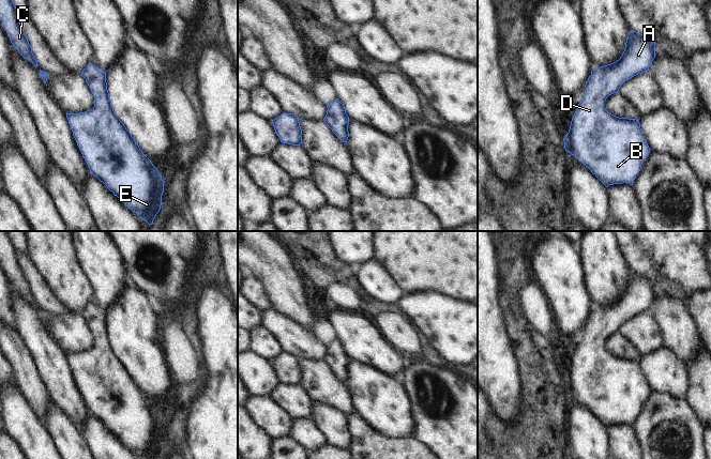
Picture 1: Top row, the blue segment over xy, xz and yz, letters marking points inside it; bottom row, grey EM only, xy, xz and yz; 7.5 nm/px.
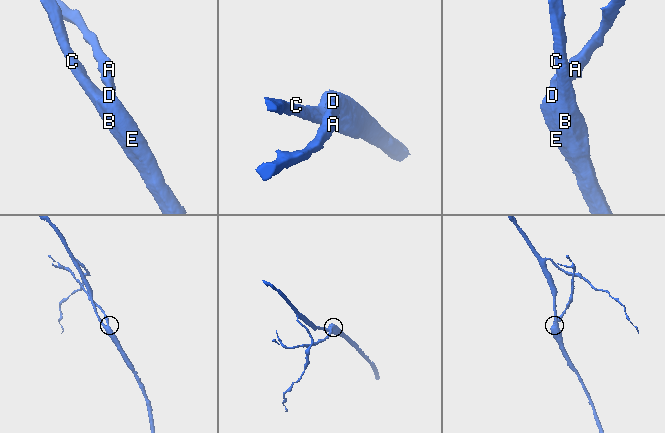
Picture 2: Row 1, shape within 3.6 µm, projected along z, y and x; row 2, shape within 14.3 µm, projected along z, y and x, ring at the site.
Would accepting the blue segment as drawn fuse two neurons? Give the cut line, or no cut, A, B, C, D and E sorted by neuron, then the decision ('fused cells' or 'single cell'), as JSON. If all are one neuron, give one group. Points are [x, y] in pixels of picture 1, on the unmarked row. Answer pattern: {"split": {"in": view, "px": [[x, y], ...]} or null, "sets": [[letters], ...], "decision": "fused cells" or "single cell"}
{"split": null, "sets": [["A", "B", "C", "D", "E"]], "decision": "single cell"}

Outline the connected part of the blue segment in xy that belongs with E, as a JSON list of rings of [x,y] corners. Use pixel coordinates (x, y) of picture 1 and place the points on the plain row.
[[[89,302],[81,316],[94,336],[94,347],[79,353],[66,352],[66,357],[91,414],[103,422],[125,446],[139,457],[154,459],[161,449],[164,420],[158,410],[142,393],[131,372],[115,353],[107,330],[106,311],[105,308],[97,308]]]

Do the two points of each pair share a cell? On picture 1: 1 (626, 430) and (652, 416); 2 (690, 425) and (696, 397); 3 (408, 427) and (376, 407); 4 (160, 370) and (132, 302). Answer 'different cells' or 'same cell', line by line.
1: different cells
2: different cells
3: same cell
4: same cell

